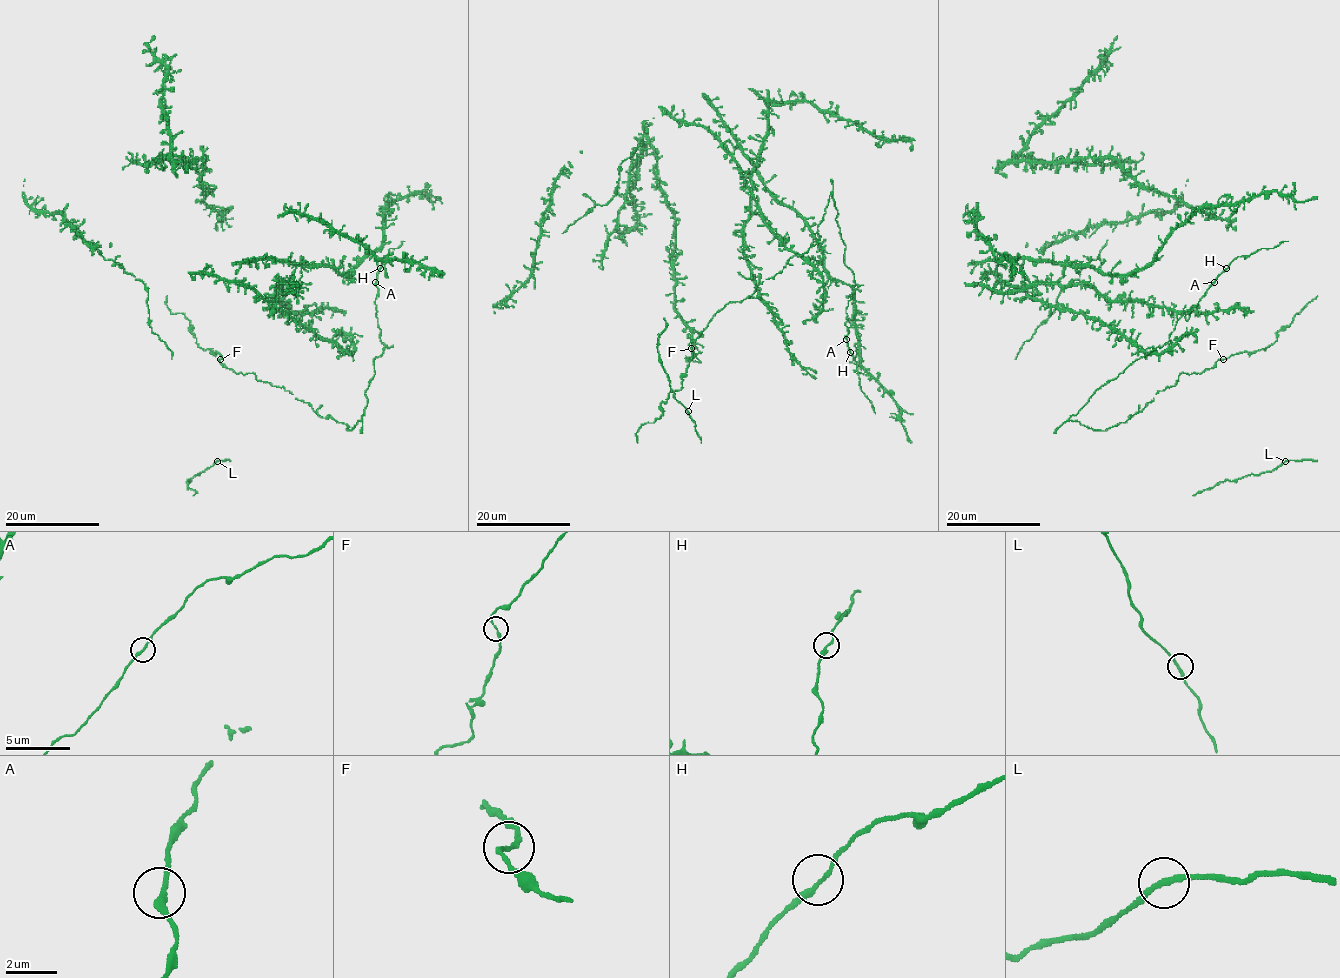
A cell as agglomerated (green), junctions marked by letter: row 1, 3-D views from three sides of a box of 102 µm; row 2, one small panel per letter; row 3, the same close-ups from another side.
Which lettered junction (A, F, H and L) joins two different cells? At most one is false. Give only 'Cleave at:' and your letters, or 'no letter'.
Cleave at: no letter

